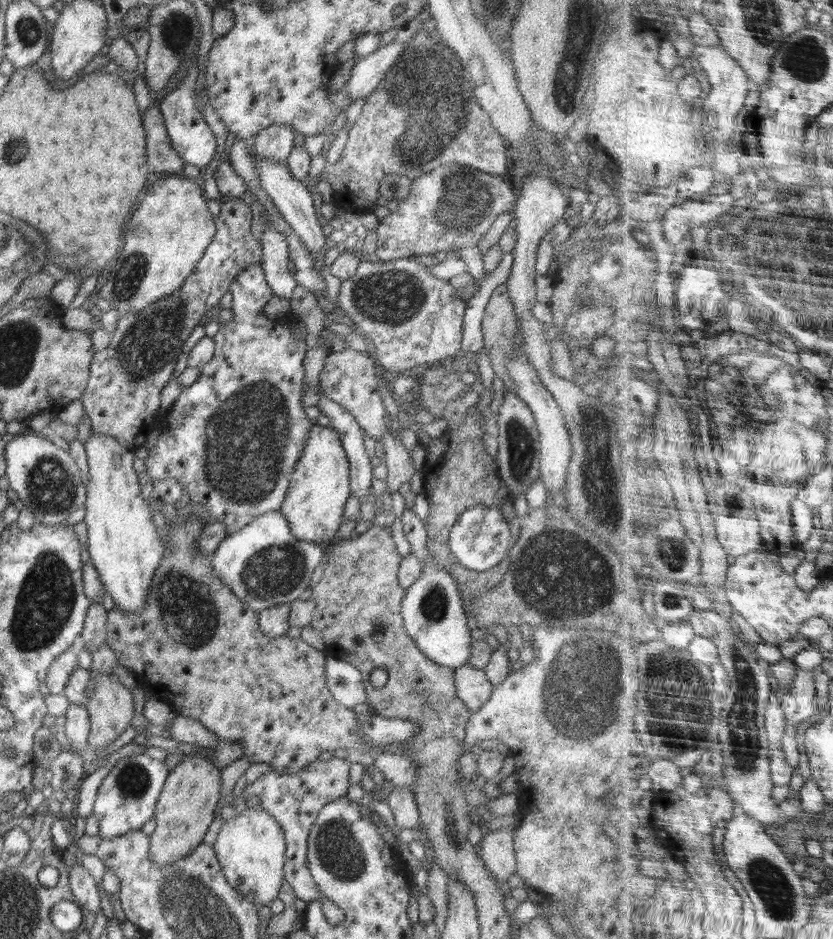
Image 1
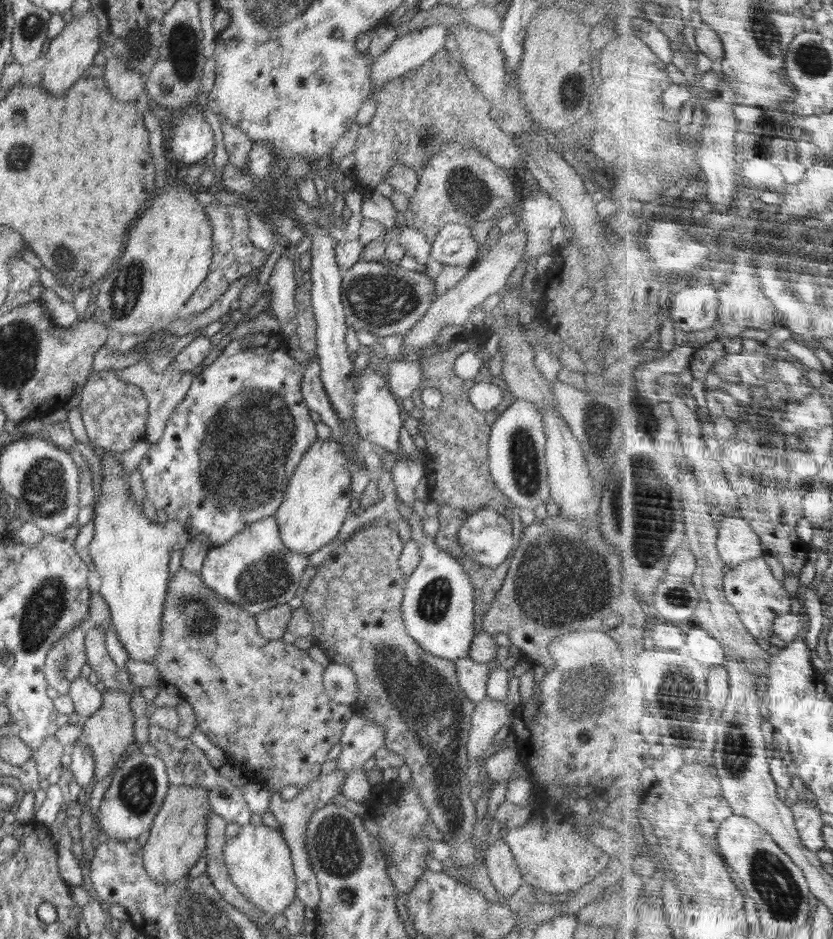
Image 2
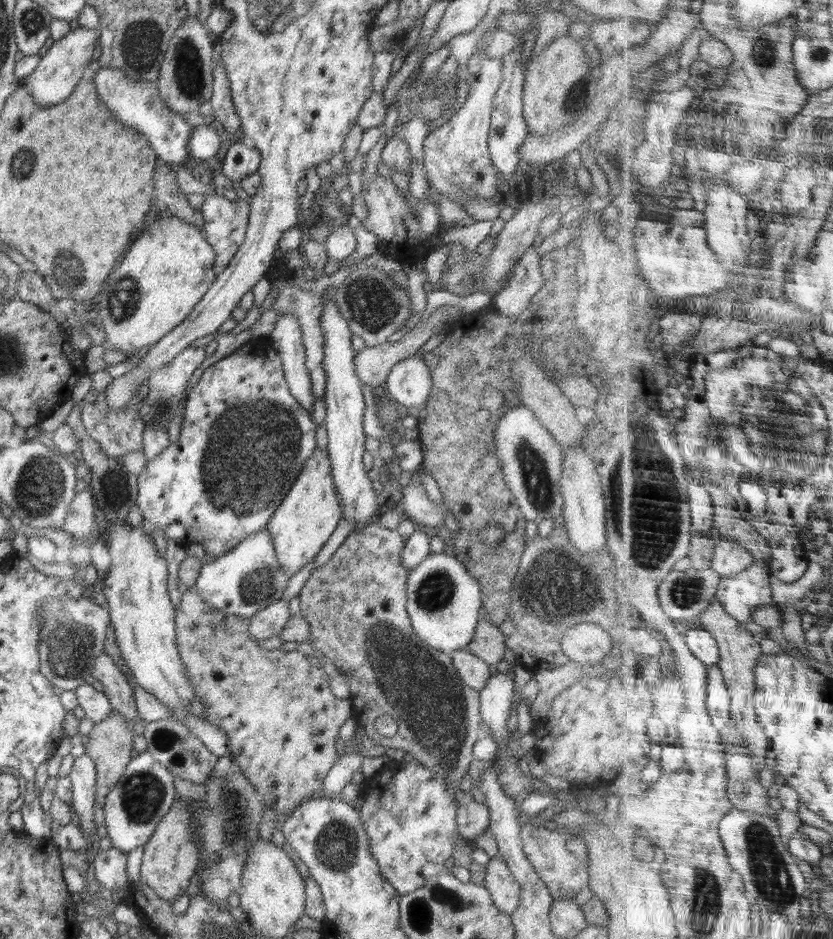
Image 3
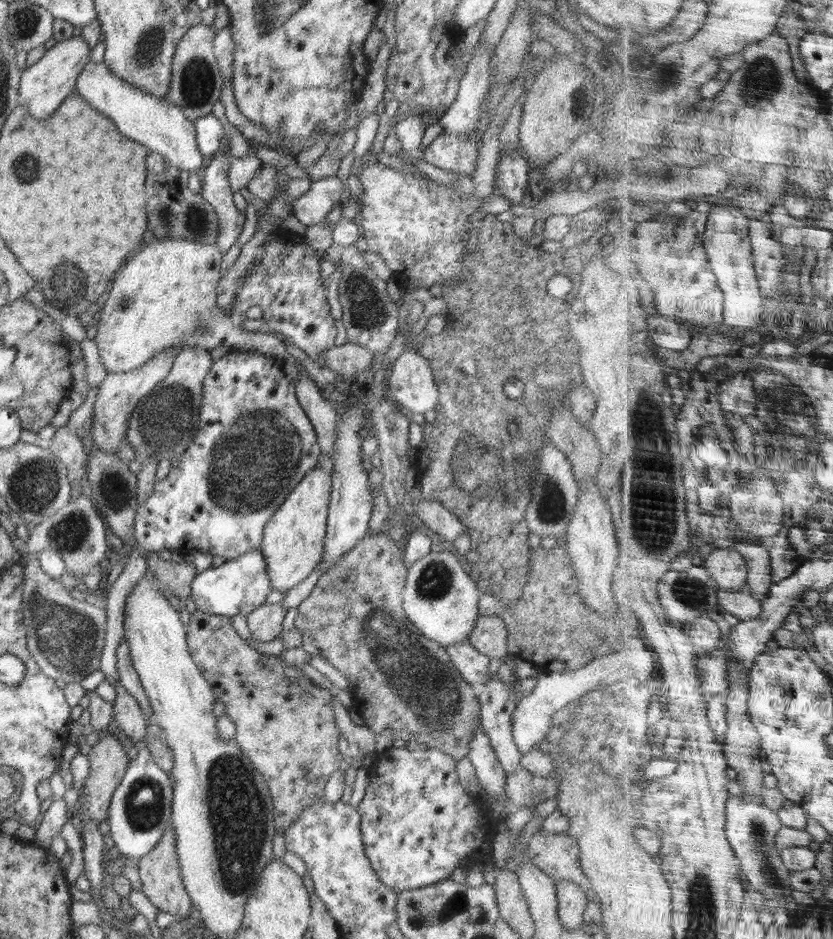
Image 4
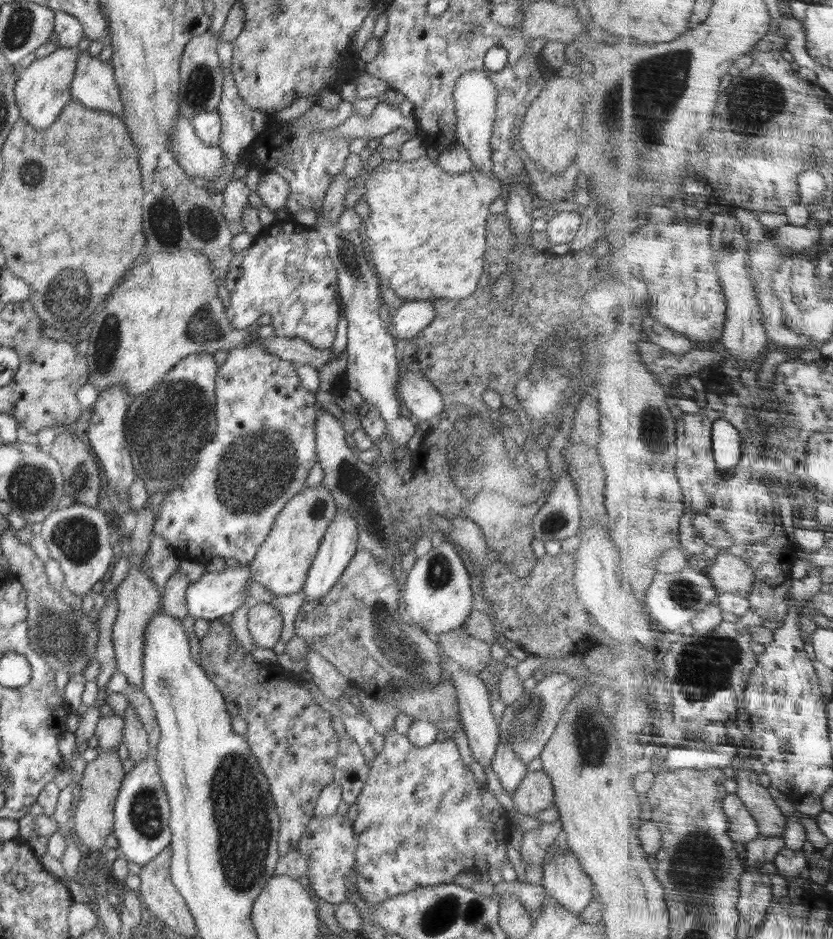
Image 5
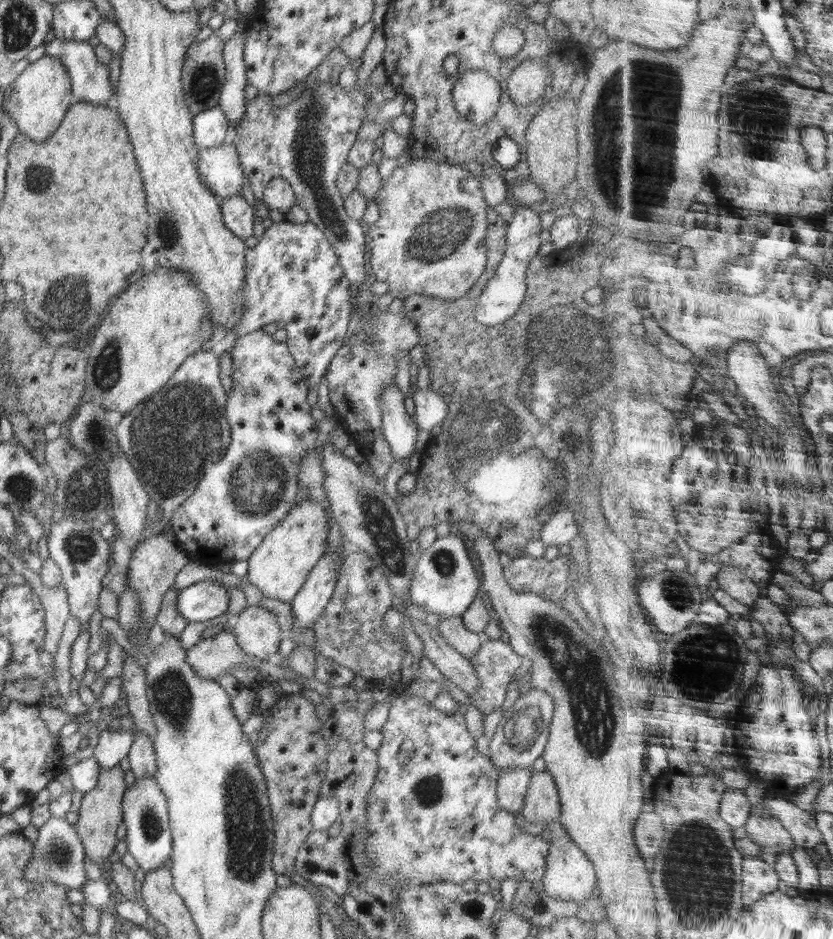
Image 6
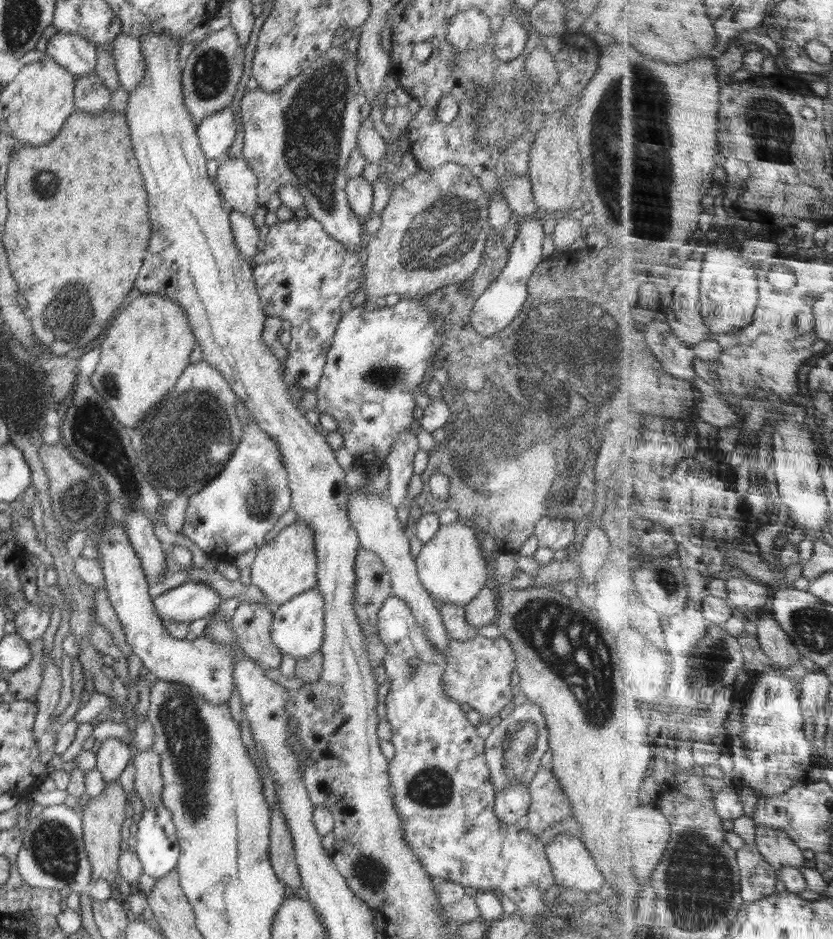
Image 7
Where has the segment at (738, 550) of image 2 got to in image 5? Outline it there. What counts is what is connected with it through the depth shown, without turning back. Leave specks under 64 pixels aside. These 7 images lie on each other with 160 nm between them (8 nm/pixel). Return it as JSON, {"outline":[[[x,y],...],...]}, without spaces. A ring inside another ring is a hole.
{"outline":[[[728,550],[721,551],[720,556],[708,567],[707,573],[719,595],[736,593],[749,598],[756,586],[755,568],[743,556],[736,556]]]}

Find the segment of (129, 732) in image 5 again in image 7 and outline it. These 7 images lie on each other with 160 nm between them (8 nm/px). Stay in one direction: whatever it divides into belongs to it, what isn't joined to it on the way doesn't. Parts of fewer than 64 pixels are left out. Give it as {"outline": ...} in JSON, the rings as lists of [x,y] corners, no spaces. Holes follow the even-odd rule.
{"outline":[[[152,749],[139,751],[132,762],[136,768],[135,791],[142,800],[144,808],[150,809],[163,804],[163,779],[159,754]]]}

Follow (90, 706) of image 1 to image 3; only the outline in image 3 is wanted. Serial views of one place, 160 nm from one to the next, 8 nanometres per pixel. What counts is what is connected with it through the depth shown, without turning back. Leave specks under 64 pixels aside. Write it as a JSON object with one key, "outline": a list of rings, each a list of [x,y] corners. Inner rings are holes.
{"outline":[[[112,711],[105,719],[94,724],[88,734],[88,742],[85,745],[85,754],[88,755],[96,767],[96,797],[98,804],[105,805],[106,796],[110,790],[118,784],[120,777],[124,775],[126,767],[132,758],[132,739],[135,733],[126,722],[125,718],[116,711]]]}

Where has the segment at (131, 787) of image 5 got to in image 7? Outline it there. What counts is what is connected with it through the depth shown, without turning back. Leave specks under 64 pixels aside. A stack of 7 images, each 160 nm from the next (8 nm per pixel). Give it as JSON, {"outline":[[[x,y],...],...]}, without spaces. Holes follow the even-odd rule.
{"outline":[[[158,804],[145,809],[137,824],[136,854],[143,874],[155,879],[165,877],[175,870],[180,854],[171,813],[163,804]]]}

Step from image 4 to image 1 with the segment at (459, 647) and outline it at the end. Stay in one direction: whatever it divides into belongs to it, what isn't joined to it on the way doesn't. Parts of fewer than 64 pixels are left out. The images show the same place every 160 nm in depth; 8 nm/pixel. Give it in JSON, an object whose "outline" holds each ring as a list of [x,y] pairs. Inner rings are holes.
{"outline":[[[469,663],[459,666],[455,671],[457,697],[464,702],[471,713],[476,712],[488,702],[493,684],[487,679],[485,671]]]}

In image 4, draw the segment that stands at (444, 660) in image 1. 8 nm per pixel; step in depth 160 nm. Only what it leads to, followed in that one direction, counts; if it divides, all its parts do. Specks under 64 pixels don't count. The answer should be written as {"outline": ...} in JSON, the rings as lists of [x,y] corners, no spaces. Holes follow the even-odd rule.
{"outline":[[[431,550],[408,569],[401,594],[404,612],[426,638],[445,648],[467,641],[478,620],[480,589],[468,573],[463,559],[448,550]]]}

